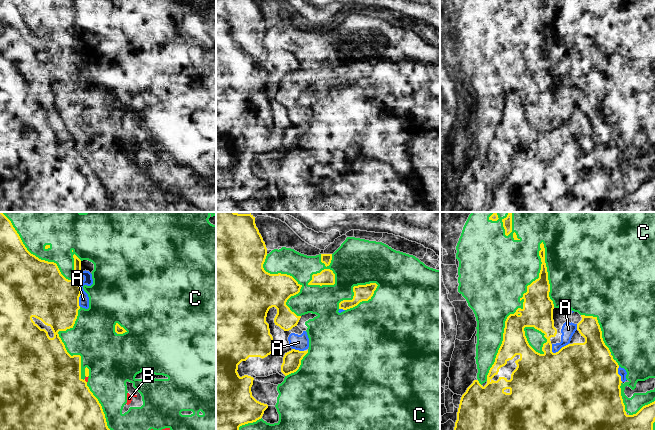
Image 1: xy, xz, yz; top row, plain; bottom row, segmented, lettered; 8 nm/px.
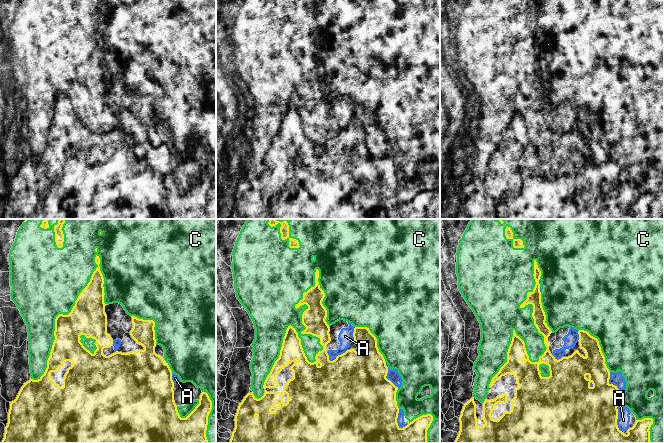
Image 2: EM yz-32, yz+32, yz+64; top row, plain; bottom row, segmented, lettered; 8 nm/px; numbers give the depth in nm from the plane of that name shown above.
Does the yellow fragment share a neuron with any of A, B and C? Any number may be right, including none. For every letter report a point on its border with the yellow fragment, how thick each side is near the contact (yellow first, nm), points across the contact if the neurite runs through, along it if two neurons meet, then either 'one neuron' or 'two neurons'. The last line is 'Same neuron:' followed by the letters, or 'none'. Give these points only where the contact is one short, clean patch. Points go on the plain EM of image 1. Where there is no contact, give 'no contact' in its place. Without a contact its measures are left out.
A: meets yellow in xy at (80, 70); 400 nm thick on the yellow side, 80 nm on the other; two neurons
B: meets yellow in xy at (127, 211); 240 nm thick on the yellow side, 50 nm on the other; two neurons
C: meets yellow in yz at (517, 85); 240 nm thick on the yellow side, 460 nm on the other; two neurons
Same neuron: none

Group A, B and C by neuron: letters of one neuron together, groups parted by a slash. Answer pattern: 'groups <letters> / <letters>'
groups A B C

